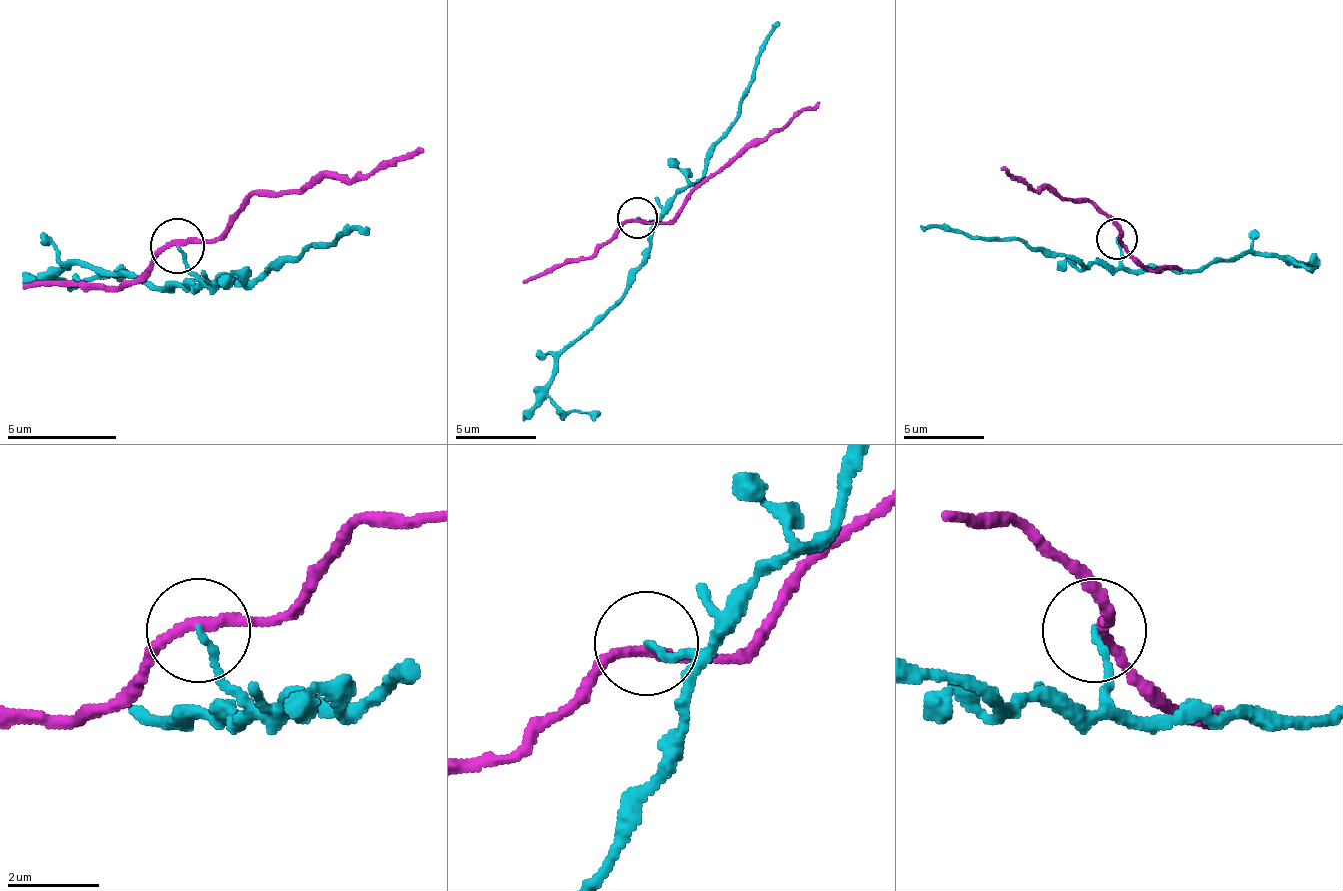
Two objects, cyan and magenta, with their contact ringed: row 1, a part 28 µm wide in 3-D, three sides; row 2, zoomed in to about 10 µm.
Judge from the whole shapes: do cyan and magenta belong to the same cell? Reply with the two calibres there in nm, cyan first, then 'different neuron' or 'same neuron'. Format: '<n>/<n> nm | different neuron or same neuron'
150/240 nm | different neuron

